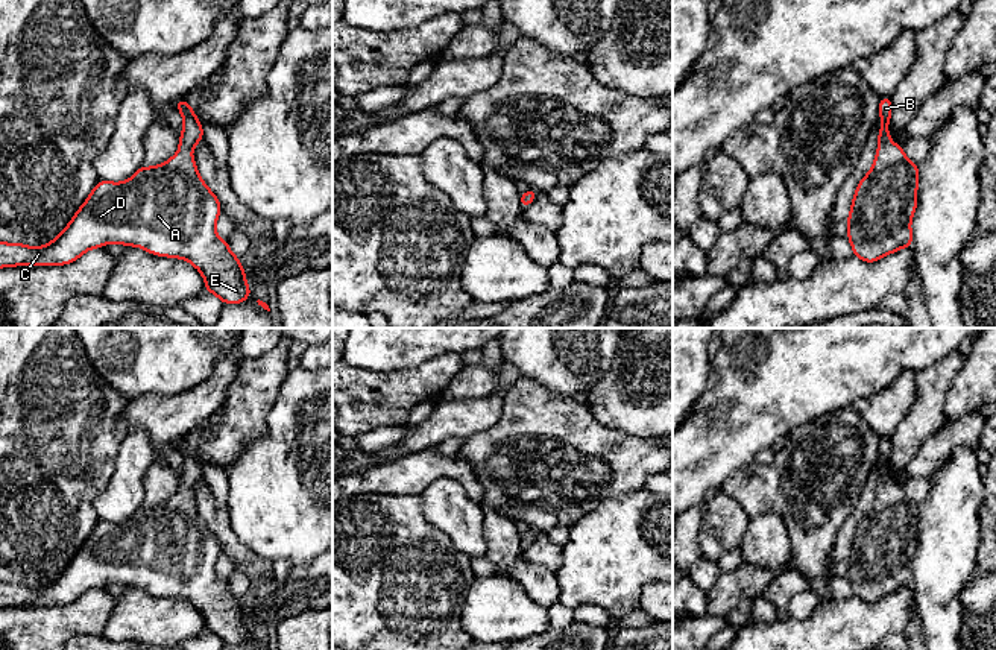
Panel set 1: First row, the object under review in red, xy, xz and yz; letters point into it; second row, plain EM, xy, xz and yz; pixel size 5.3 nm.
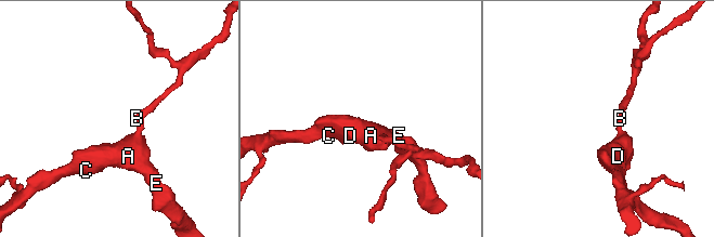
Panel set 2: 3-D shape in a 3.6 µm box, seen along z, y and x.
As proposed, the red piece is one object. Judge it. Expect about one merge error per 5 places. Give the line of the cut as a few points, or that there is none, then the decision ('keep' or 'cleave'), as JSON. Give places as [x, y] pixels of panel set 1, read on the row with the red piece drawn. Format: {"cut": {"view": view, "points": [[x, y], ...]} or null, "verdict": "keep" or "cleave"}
{"cut": null, "verdict": "keep"}

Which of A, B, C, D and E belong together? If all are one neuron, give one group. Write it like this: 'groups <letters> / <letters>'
groups A B C D E

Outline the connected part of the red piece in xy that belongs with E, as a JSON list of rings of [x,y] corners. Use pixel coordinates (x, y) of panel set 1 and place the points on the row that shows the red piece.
[[[184,99],[175,102],[175,106],[182,114],[184,128],[179,135],[179,150],[170,159],[155,167],[143,166],[124,182],[99,181],[65,229],[44,246],[0,241],[0,267],[64,266],[90,249],[120,243],[126,248],[141,248],[156,257],[184,258],[200,272],[205,290],[223,304],[246,301],[252,292],[241,261],[231,252],[228,241],[216,232],[220,202],[200,178],[191,156],[191,150],[203,138],[203,128]]]

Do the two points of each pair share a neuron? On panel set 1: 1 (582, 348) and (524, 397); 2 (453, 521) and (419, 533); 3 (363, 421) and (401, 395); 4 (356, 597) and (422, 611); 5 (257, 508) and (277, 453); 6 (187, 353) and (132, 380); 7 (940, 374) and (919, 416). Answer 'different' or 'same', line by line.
1: different
2: different
3: same
4: same
5: same
6: same
7: same

